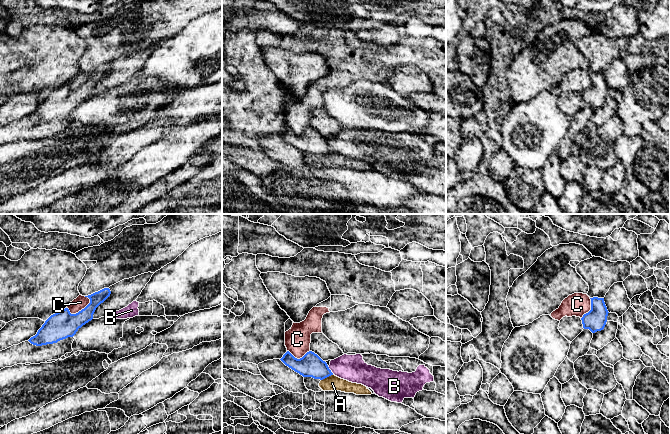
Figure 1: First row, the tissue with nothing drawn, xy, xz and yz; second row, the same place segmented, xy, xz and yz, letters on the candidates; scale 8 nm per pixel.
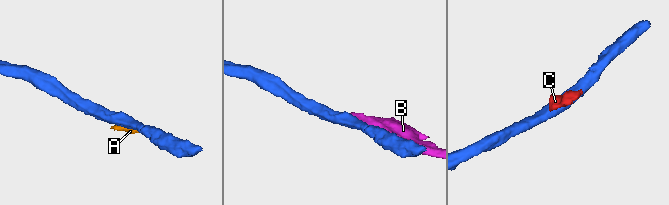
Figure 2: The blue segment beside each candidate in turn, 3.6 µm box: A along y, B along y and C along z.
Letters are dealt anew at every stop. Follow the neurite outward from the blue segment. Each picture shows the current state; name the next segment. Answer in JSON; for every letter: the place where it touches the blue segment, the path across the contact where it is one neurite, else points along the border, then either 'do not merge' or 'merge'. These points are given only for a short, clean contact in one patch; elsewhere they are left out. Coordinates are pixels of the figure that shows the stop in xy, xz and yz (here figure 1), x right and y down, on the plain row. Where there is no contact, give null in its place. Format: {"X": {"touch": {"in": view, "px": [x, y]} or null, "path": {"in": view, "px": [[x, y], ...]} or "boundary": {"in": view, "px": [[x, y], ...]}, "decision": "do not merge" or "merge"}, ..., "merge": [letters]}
{"A": {"touch": {"in": "xz", "px": [327, 152]}, "boundary": {"in": "xz", "px": [[333, 150], [321, 156]]}, "decision": "do not merge"}, "B": {"touch": {"in": "xz", "px": [329, 145]}, "decision": "do not merge"}, "C": {"touch": {"in": "xy", "px": [79, 87]}, "boundary": {"in": "xy", "px": [[90, 75], [83, 84], [75, 89], [71, 89], [67, 84]]}, "decision": "do not merge"}, "merge": []}

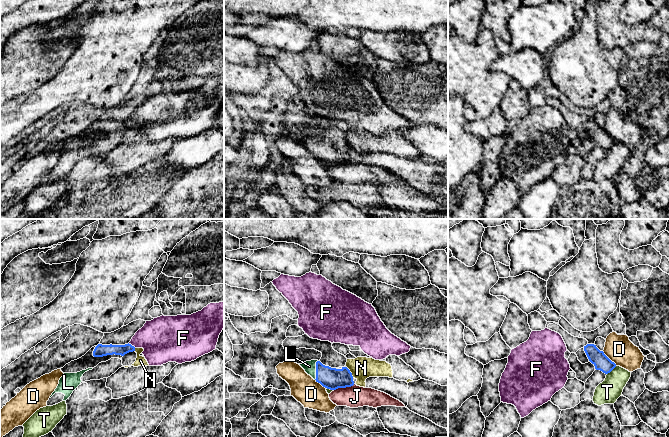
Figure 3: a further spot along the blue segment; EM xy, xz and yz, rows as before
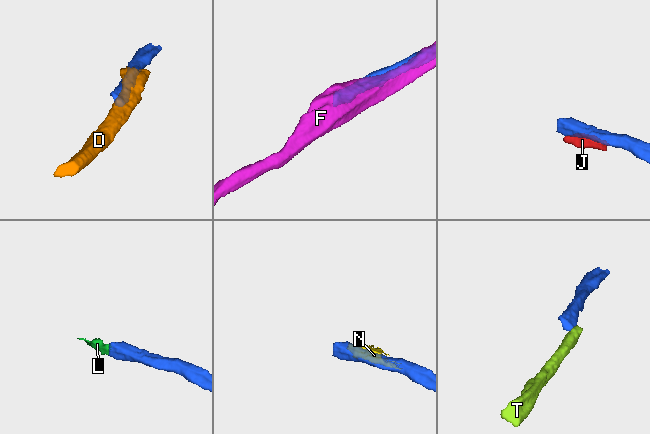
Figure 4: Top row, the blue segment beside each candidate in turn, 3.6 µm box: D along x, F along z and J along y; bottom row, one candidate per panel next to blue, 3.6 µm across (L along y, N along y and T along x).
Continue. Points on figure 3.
{"D": {"touch": {"in": "yz", "px": [608, 134]}, "decision": "do not merge"}, "F": {"touch": {"in": "xy", "px": [131, 121]}, "decision": "do not merge"}, "J": {"touch": {"in": "xz", "px": [344, 163]}, "decision": "do not merge"}, "L": {"touch": {"in": "xz", "px": [316, 146]}, "path": {"in": "xz", "px": [[331, 154], [316, 146], [309, 142]]}, "decision": "merge"}, "N": {"touch": {"in": "xz", "px": [350, 148]}, "decision": "do not merge"}, "T": {"touch": {"in": "yz", "px": [611, 146]}, "boundary": {"in": "yz", "px": [[616, 142], [607, 150]]}, "decision": "do not merge"}, "merge": ["L"]}

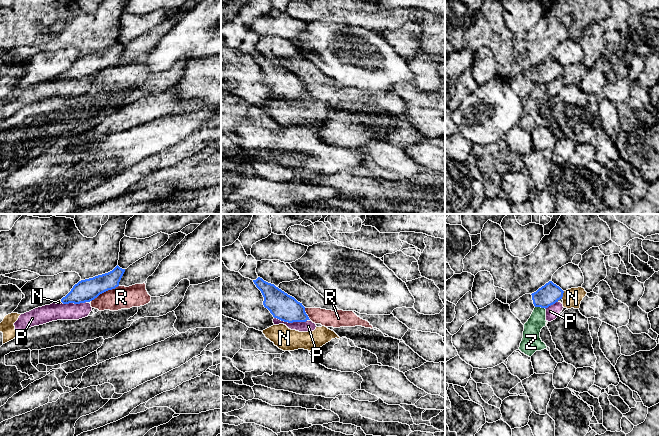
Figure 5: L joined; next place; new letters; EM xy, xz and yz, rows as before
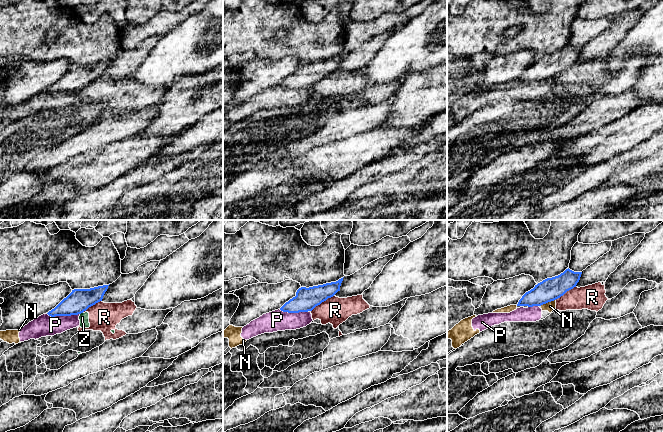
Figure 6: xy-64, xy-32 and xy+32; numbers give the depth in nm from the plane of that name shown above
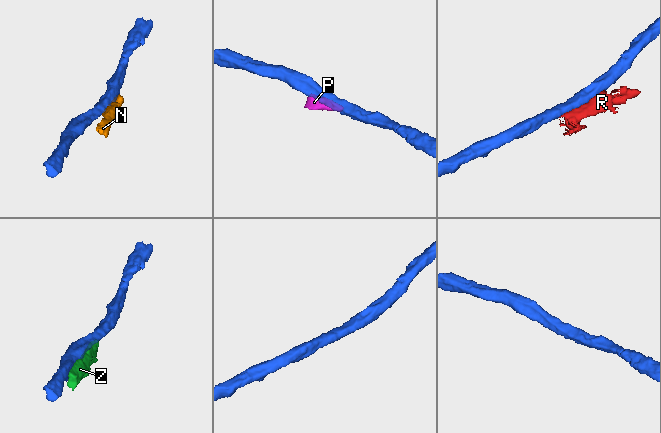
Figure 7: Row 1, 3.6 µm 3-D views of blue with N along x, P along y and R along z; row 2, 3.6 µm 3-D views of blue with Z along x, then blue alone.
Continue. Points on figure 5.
{"N": {"touch": {"in": "yz", "px": [562, 71]}, "decision": "do not merge"}, "P": {"touch": {"in": "xz", "px": [290, 98]}, "decision": "do not merge"}, "R": {"touch": {"in": "xy", "px": [104, 67]}, "decision": "do not merge"}, "Z": {"touch": {"in": "yz", "px": [540, 82]}, "decision": "do not merge"}, "merge": []}

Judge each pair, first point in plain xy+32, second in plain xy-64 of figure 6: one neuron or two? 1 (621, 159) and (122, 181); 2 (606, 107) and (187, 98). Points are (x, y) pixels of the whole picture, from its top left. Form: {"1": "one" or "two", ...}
{"1": "one", "2": "two"}

